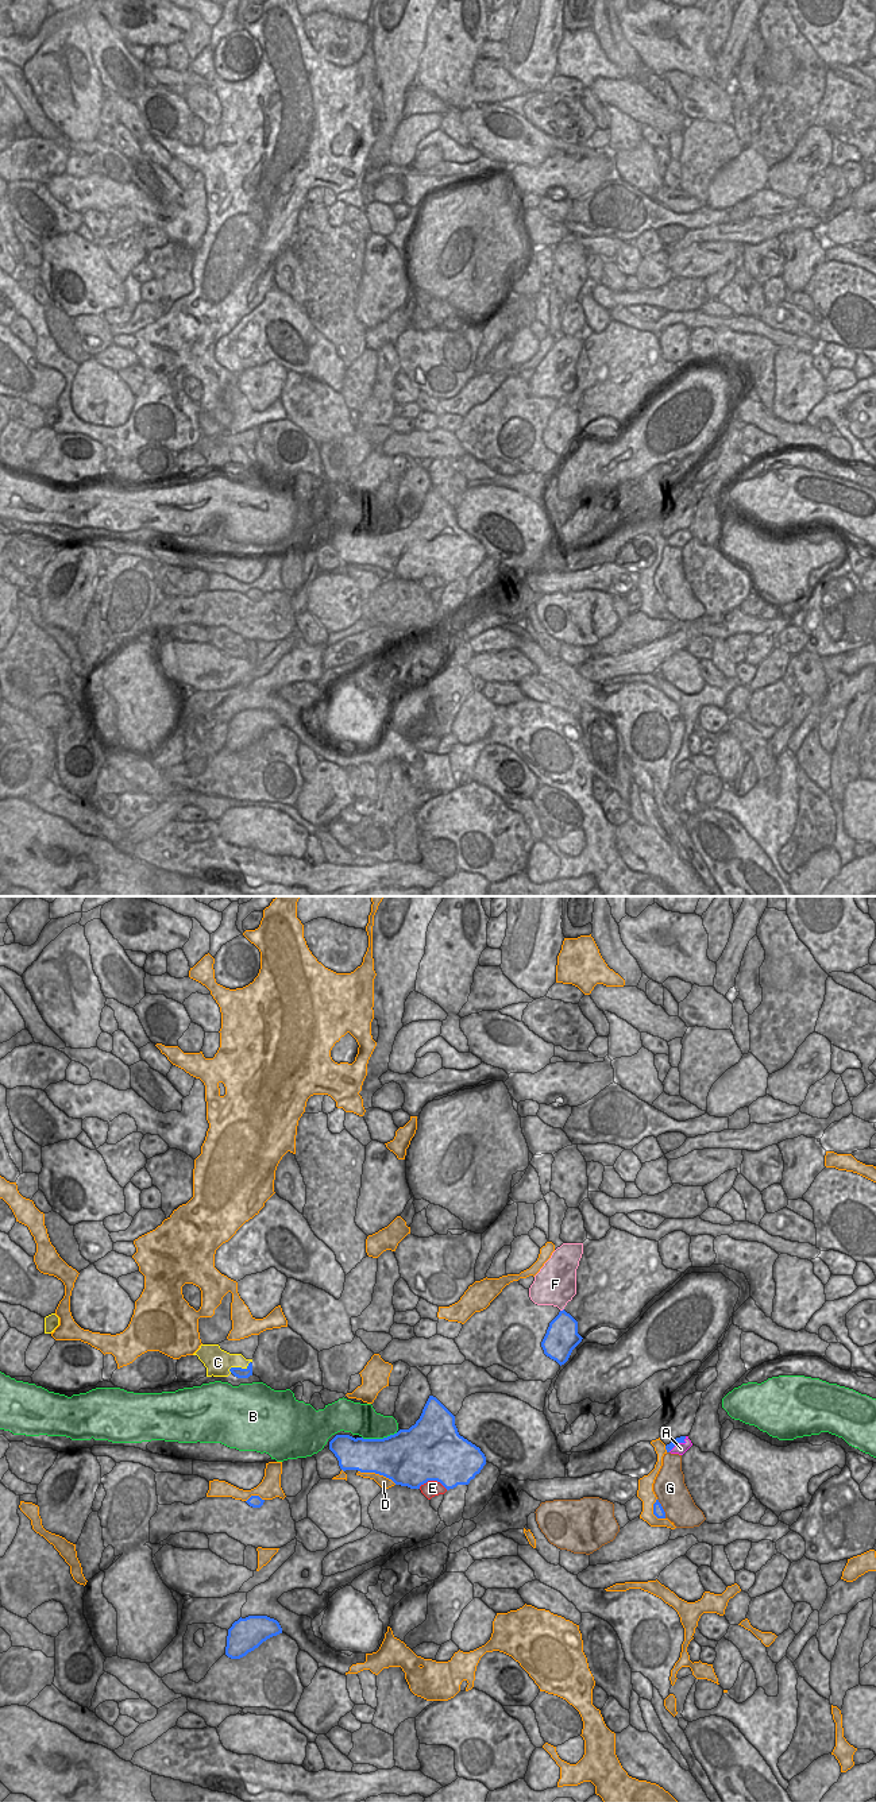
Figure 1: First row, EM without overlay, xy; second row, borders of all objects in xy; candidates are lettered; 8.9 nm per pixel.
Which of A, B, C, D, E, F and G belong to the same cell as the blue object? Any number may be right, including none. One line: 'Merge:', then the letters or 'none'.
Merge: none

